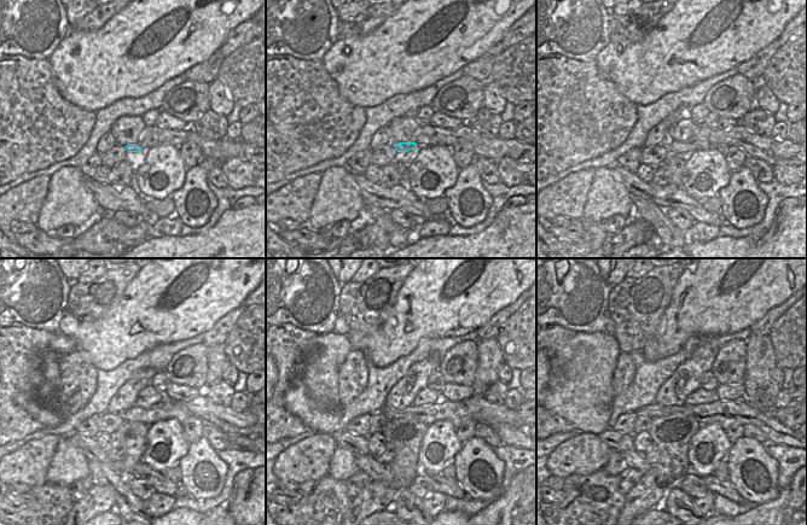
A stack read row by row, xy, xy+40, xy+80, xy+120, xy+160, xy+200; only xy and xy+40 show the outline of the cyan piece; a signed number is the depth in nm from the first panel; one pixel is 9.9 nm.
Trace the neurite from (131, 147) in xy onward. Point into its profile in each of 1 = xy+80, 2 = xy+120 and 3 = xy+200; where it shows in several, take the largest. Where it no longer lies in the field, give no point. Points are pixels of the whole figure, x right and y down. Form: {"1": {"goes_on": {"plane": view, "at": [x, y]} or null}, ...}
{"1": {"goes_on": {"plane": "xy+80", "at": [673, 146]}}, "2": {"goes_on": {"plane": "xy+120", "at": [168, 408]}}, "3": {"goes_on": {"plane": "xy+200", "at": [737, 413]}}}

